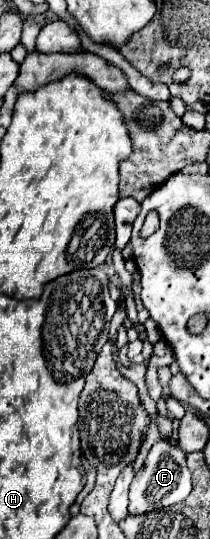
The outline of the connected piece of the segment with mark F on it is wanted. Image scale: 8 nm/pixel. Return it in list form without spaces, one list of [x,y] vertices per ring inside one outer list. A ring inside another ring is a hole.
[[[160,440],[150,448],[142,470],[136,472],[136,476],[130,484],[128,514],[140,516],[140,514],[146,514],[152,510],[160,510],[160,508],[178,504],[178,502],[186,500],[190,490],[192,490],[192,484],[190,484],[190,470],[186,466],[186,452],[178,446],[172,446],[168,440]]]

